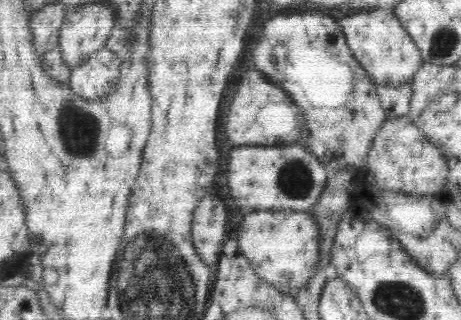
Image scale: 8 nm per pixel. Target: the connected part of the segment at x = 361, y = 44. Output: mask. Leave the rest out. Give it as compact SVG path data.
M357 7L344 11L342 20L338 16L339 23L346 43L352 51L352 56L364 71L370 75L372 82L378 85L400 86L410 83L416 71L423 65L420 51L416 43L404 31L400 21L394 15L394 7L374 7L368 10L361 10Z

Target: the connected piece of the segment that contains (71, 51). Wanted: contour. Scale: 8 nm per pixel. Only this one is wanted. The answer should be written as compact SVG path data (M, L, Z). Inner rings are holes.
M92 3L84 5L73 10L68 10L64 17L64 24L60 26L60 36L58 38L57 48L62 55L62 63L70 69L71 72L97 50L105 46L108 37L116 34L114 9L104 3Z

